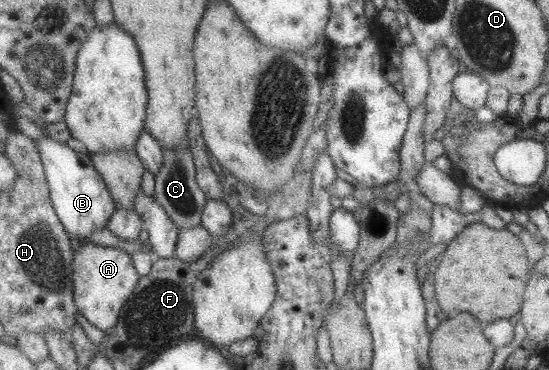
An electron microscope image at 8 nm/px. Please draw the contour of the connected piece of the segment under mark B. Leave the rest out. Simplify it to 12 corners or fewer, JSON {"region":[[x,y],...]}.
{"region":[[35,146],[54,213],[81,243],[117,210],[88,154]]}

